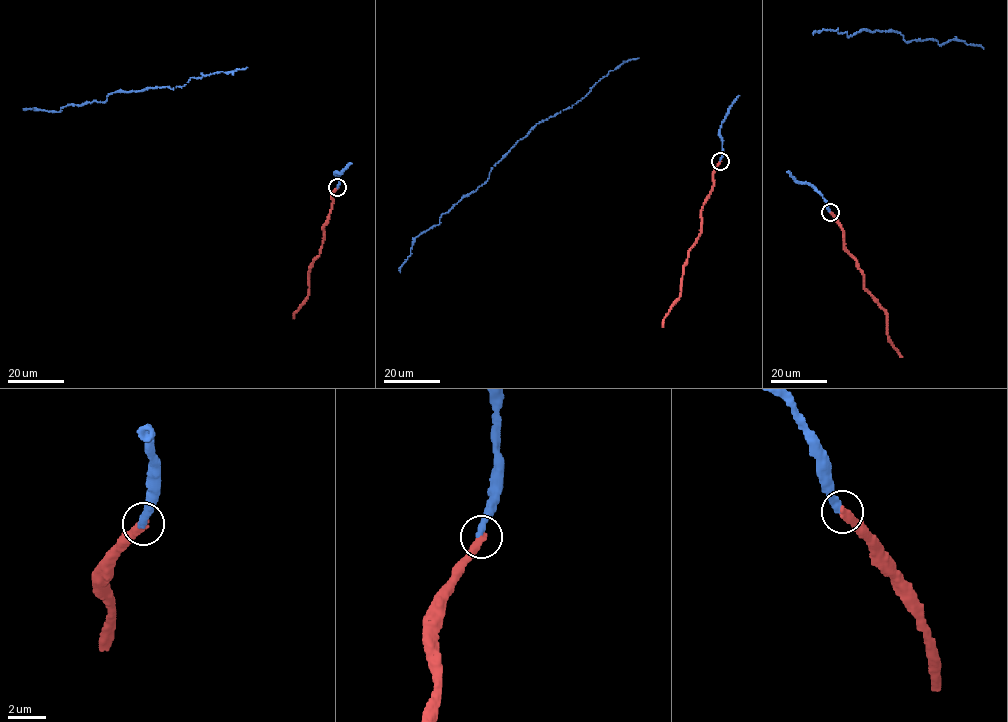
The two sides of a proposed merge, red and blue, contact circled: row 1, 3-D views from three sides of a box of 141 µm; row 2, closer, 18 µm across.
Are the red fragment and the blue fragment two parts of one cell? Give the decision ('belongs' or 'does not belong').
belongs

